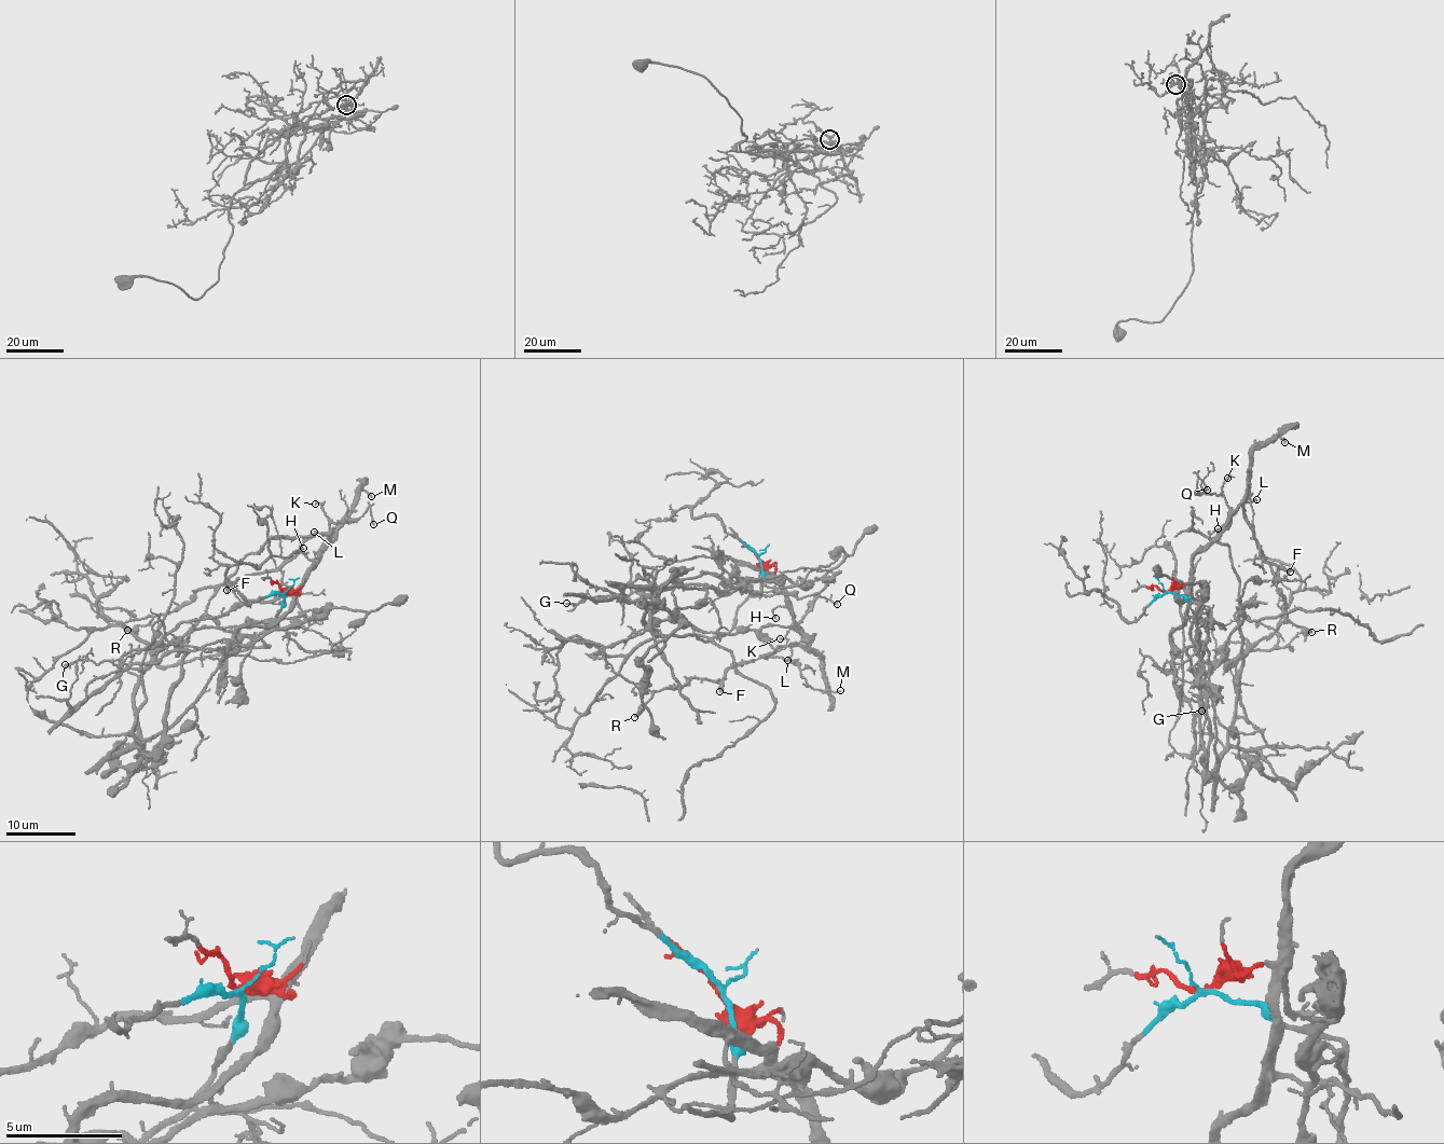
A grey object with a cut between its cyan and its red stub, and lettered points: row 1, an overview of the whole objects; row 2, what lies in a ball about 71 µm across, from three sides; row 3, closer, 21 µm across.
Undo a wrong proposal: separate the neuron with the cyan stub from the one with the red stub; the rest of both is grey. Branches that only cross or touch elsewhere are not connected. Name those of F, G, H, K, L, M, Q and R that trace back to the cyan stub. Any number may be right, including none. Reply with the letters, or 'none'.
none

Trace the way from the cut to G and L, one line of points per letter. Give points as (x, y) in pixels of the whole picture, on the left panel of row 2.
G: (283, 594), (297, 594), (179, 622), (154, 645), (131, 649), (117, 664), (78, 660), (64, 665)
L: (283, 594), (297, 594), (304, 573), (316, 561), (322, 545), (332, 536), (314, 532)

